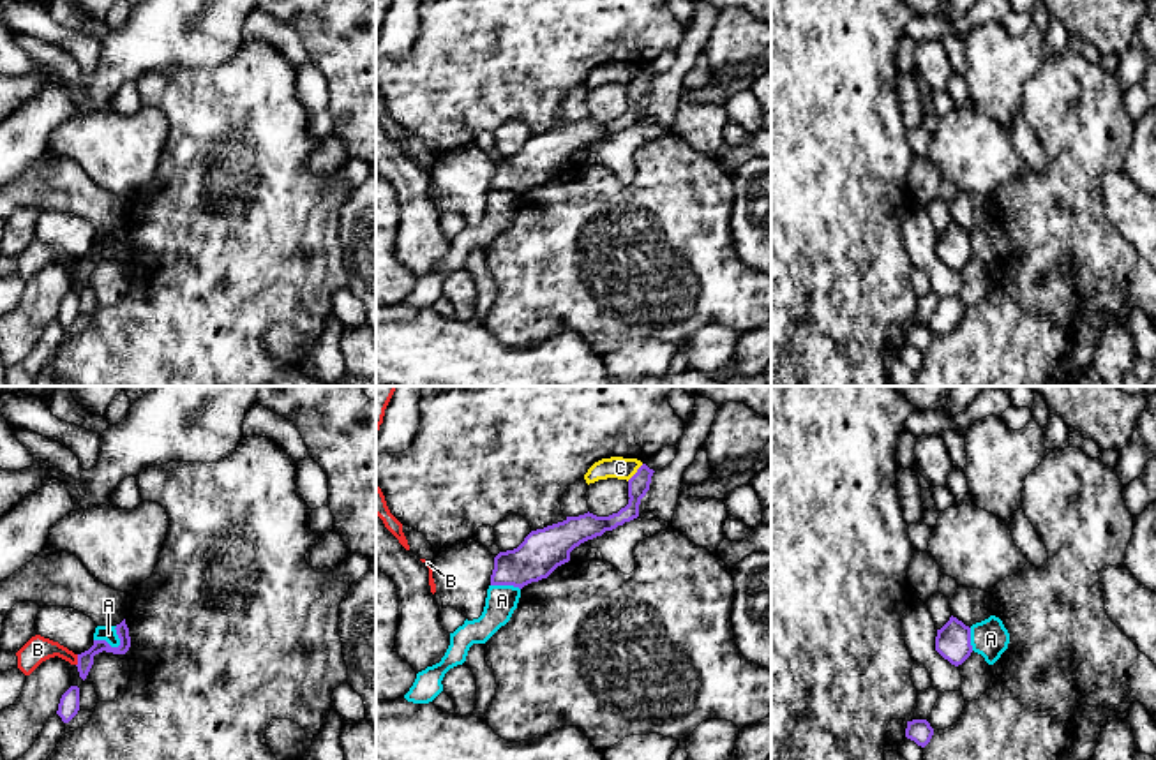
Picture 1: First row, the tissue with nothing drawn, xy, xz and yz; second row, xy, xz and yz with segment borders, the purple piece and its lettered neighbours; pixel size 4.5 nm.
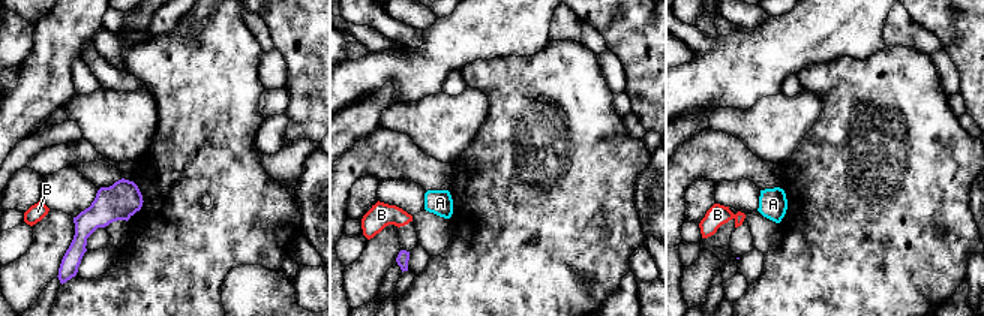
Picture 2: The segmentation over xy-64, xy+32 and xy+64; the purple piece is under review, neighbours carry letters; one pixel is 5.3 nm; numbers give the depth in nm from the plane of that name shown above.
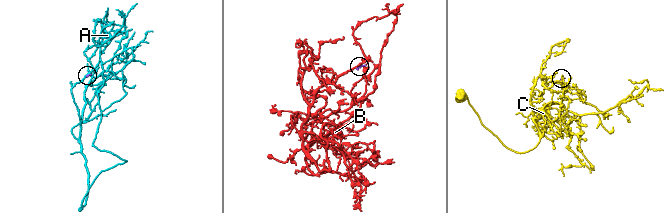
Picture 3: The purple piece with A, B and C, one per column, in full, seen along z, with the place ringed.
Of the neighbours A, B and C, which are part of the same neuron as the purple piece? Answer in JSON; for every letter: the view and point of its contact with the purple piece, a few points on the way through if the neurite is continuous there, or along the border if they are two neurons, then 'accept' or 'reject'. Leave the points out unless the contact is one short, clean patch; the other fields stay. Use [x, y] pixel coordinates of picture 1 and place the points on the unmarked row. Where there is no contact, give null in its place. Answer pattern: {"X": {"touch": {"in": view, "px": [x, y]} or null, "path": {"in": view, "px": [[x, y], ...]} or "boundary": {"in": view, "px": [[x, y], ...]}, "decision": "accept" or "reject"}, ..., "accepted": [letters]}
{"A": {"touch": {"in": "xy", "px": [115, 253]}, "boundary": {"in": "xy", "px": [[117, 231], [117, 251], [94, 245]]}, "decision": "reject"}, "B": {"touch": {"in": "xy", "px": [78, 265]}, "boundary": {"in": "xy", "px": [[78, 260], [76, 270]]}, "decision": "reject"}, "C": {"touch": {"in": "xz", "px": [636, 78]}, "boundary": {"in": "xz", "px": [[643, 69], [627, 85]]}, "decision": "reject"}, "accepted": []}

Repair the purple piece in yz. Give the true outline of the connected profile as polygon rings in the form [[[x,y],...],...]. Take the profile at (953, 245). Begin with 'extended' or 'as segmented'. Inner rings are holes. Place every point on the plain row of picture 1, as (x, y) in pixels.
as segmented | [[[951,220],[950,226],[937,235],[935,256],[951,270],[962,270],[972,257],[971,233]]]

